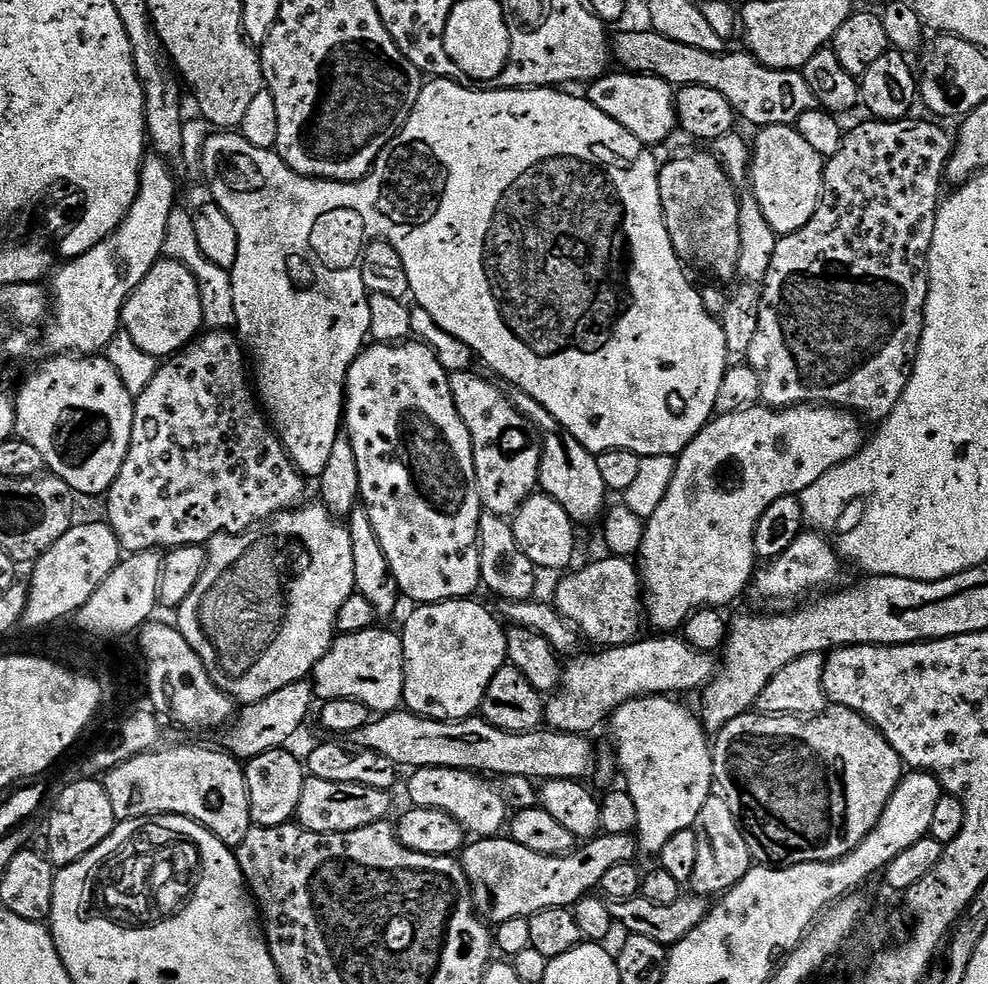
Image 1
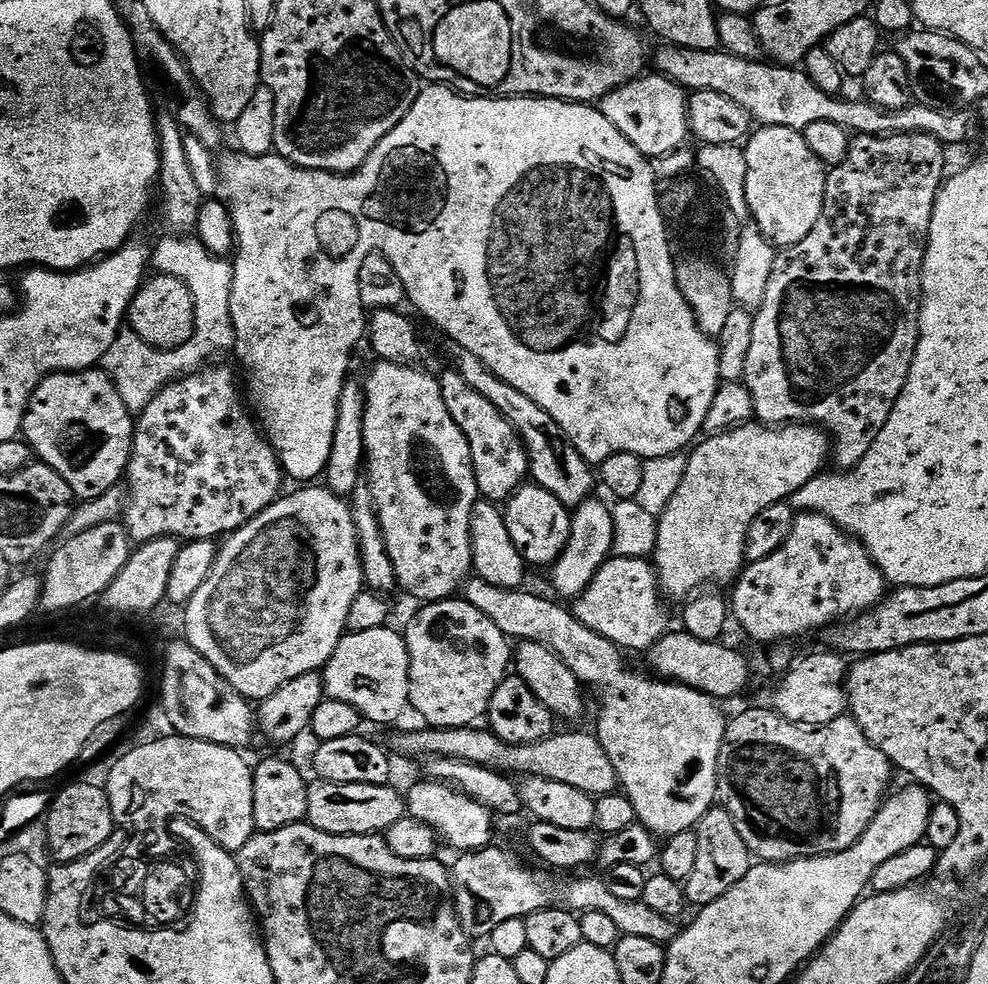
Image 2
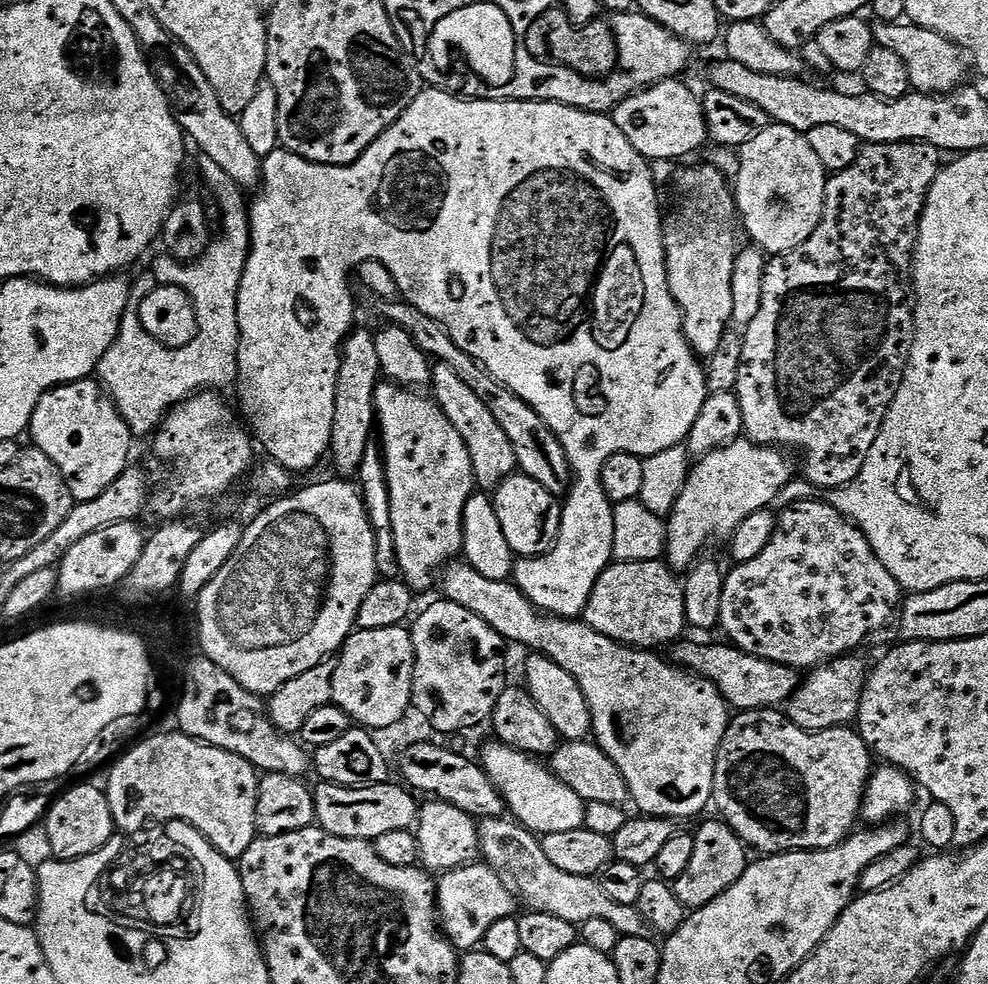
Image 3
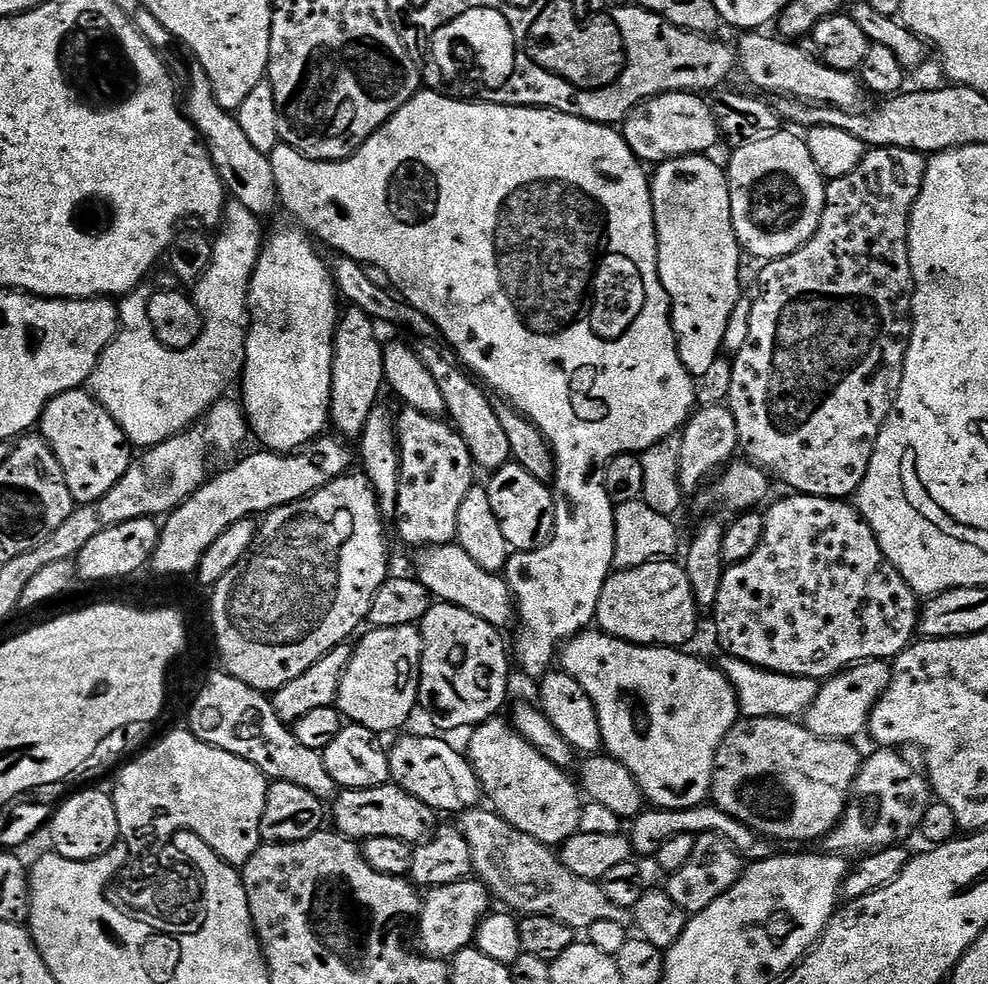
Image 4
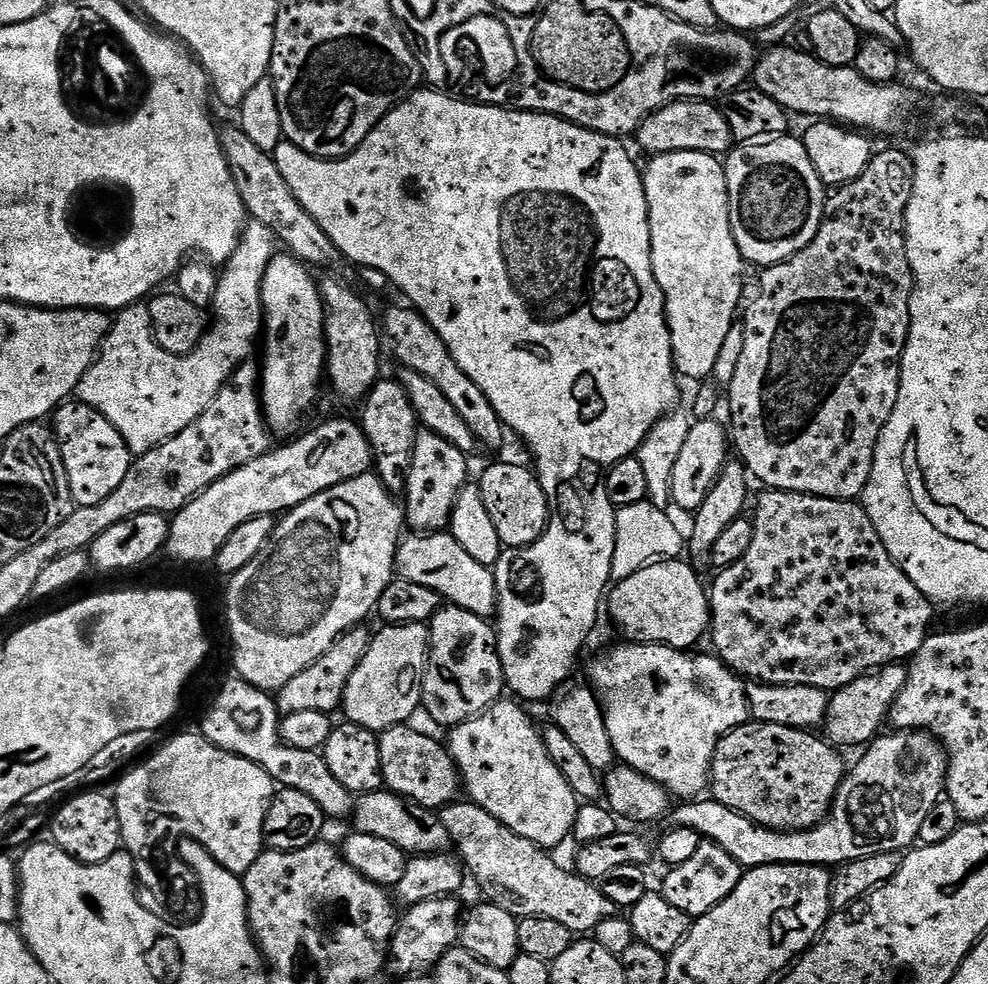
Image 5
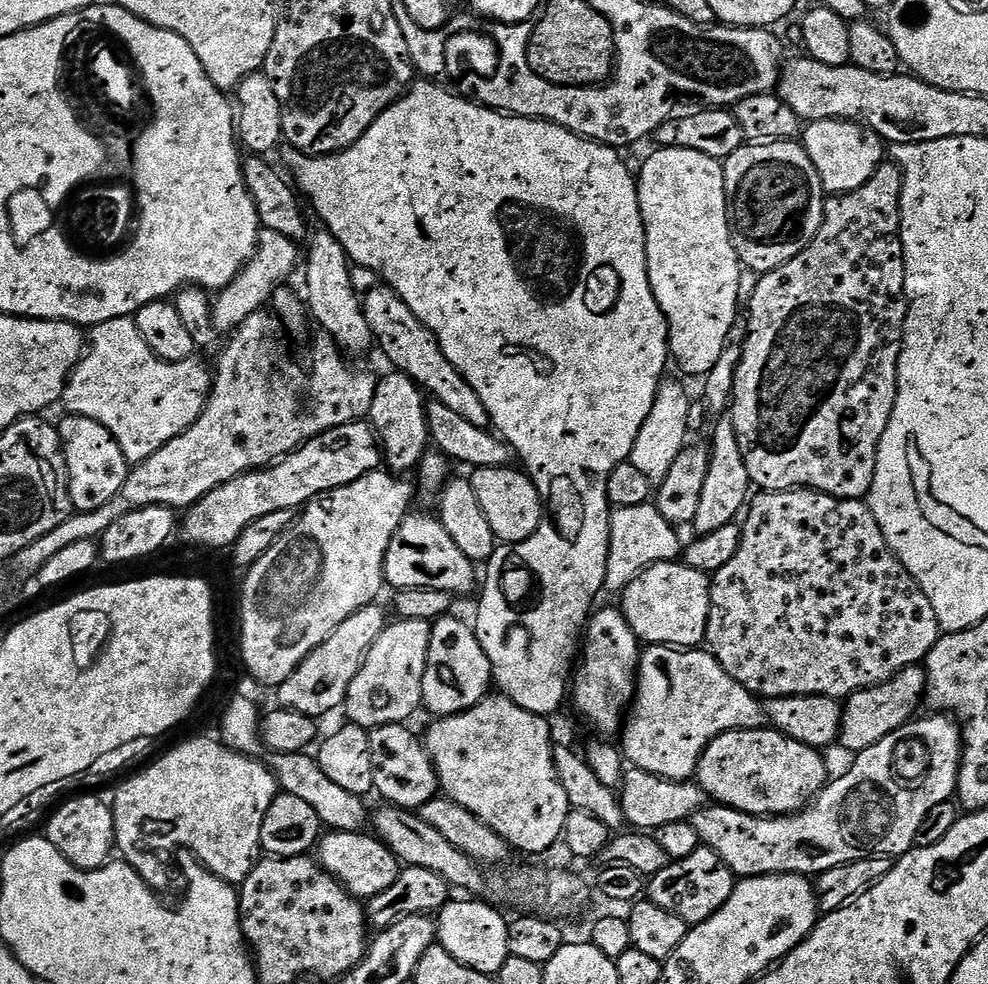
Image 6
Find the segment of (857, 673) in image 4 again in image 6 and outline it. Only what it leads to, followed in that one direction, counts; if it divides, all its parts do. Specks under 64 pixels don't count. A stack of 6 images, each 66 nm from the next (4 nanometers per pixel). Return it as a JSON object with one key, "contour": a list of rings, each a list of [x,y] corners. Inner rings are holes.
{"contour":[[[923,667],[903,668],[899,674],[876,688],[863,688],[843,701],[844,717],[840,727],[839,747],[851,754],[870,750],[874,742],[882,742],[886,734],[898,730],[917,715],[916,707],[923,705],[928,691],[928,674]]]}

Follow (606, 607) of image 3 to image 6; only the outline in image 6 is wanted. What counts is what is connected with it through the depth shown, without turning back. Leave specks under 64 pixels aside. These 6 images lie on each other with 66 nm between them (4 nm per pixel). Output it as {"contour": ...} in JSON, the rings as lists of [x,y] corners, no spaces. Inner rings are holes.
{"contour":[[[669,562],[650,566],[641,576],[634,578],[634,582],[630,582],[630,586],[626,586],[619,597],[621,600],[618,601],[618,607],[626,622],[630,622],[630,630],[634,630],[634,634],[645,645],[696,650],[705,643],[708,634],[711,597],[712,582],[709,573],[694,570],[683,562]]]}

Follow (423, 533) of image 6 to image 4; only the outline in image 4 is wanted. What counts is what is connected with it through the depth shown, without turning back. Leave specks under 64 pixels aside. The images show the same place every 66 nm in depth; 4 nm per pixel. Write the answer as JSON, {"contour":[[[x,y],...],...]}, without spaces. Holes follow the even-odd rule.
{"contour":[[[455,542],[439,544],[437,548],[421,551],[417,556],[420,557],[416,560],[415,579],[420,580],[422,586],[426,586],[428,593],[437,601],[453,604],[462,610],[470,610],[470,614],[482,618],[482,622],[493,624],[497,630],[504,630],[504,627],[506,627],[511,620],[513,623],[514,601],[512,591],[508,589],[508,584],[504,581],[503,575],[482,570],[482,566],[478,566],[478,562],[474,562],[474,558],[470,558],[470,554],[466,554],[466,550],[462,550],[459,544]]]}

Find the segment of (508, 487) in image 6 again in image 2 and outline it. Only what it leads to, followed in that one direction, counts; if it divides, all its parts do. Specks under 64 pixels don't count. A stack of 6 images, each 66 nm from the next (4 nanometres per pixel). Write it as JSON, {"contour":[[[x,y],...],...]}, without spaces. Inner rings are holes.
{"contour":[[[528,482],[506,501],[502,511],[506,530],[510,530],[510,538],[514,538],[514,546],[518,546],[525,562],[545,566],[556,563],[556,559],[566,550],[572,529],[572,512],[568,507],[558,502],[550,490],[541,488],[535,482]]]}

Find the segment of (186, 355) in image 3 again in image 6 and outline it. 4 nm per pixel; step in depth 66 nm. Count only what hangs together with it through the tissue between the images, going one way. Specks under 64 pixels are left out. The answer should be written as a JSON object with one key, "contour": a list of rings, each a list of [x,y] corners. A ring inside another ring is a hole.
{"contour":[[[264,228],[260,234],[260,241],[256,243],[256,252],[241,272],[236,275],[236,280],[230,282],[227,288],[219,289],[217,298],[212,304],[213,322],[221,333],[228,334],[246,322],[255,312],[261,311],[264,304],[273,299],[277,288],[285,283],[284,280],[297,268],[302,260],[302,252],[298,249],[297,241],[286,238],[286,234],[278,234],[274,230]],[[113,322],[98,324],[91,329],[90,343],[64,388],[62,408],[65,408],[65,413],[102,422],[102,426],[114,434],[118,446],[122,446],[122,454],[128,459],[129,465],[135,466],[150,458],[150,454],[162,450],[162,446],[182,435],[199,418],[212,391],[214,376],[199,358],[182,362],[160,360],[144,340],[135,335],[120,336],[120,326]]]}

